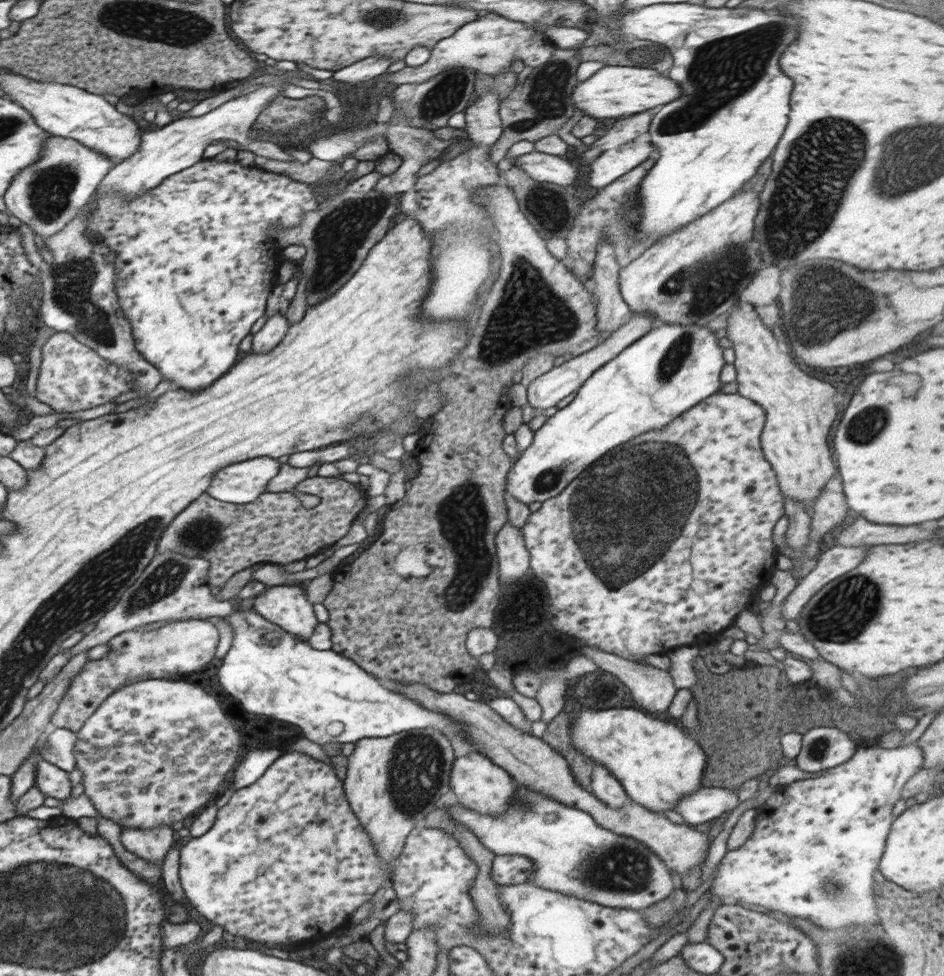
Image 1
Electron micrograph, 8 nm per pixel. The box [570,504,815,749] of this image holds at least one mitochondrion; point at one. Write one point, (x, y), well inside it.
(755, 710)

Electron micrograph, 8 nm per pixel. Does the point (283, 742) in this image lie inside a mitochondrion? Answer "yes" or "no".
no

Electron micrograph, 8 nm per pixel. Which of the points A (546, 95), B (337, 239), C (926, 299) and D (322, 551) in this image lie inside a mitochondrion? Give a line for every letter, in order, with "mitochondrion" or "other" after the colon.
A: mitochondrion
B: mitochondrion
C: other
D: other

